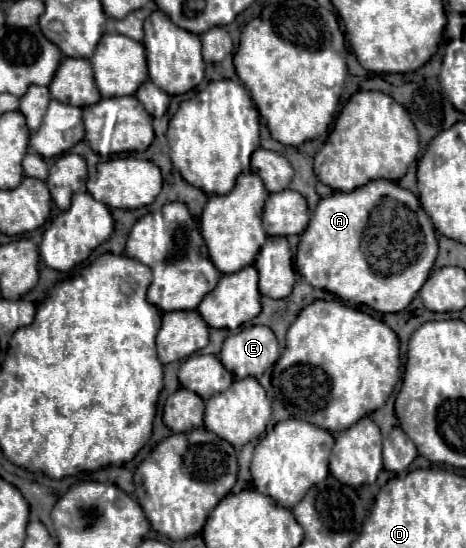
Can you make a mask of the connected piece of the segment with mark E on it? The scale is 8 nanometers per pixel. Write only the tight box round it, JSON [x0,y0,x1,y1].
[220,326,280,378]

